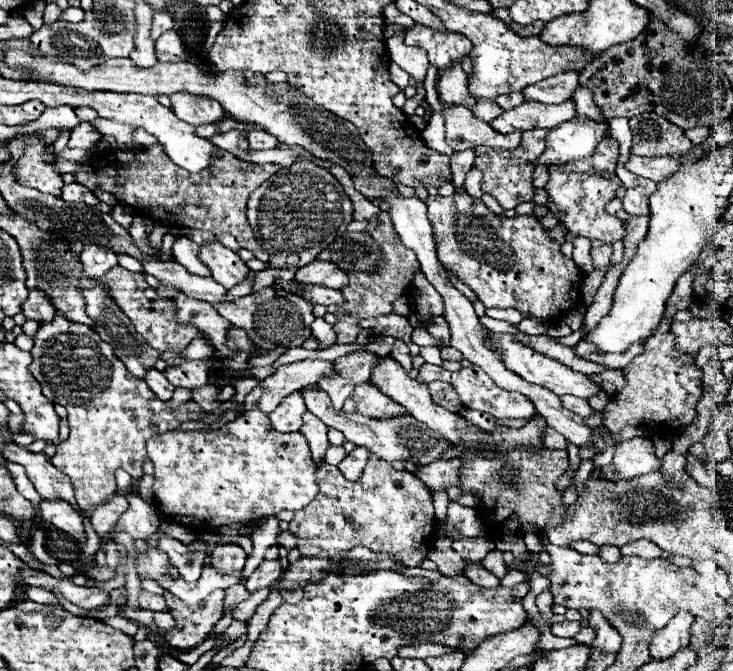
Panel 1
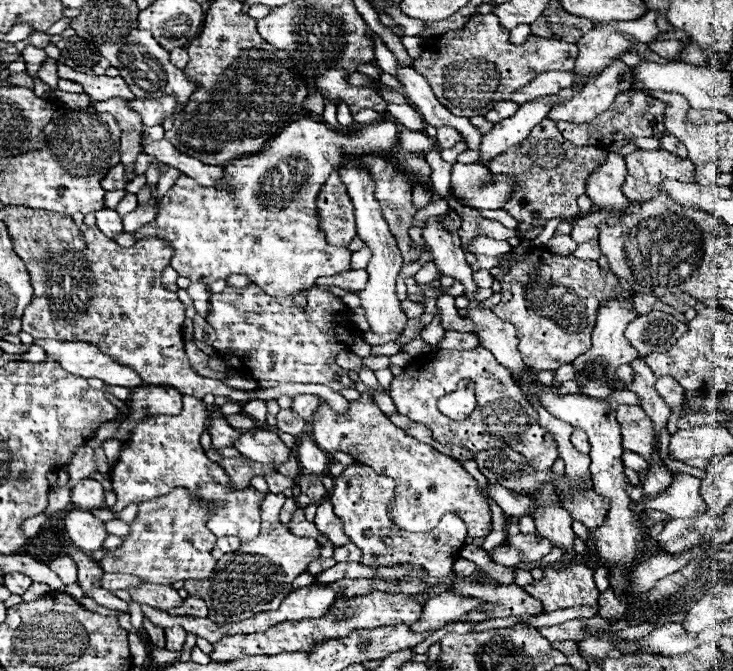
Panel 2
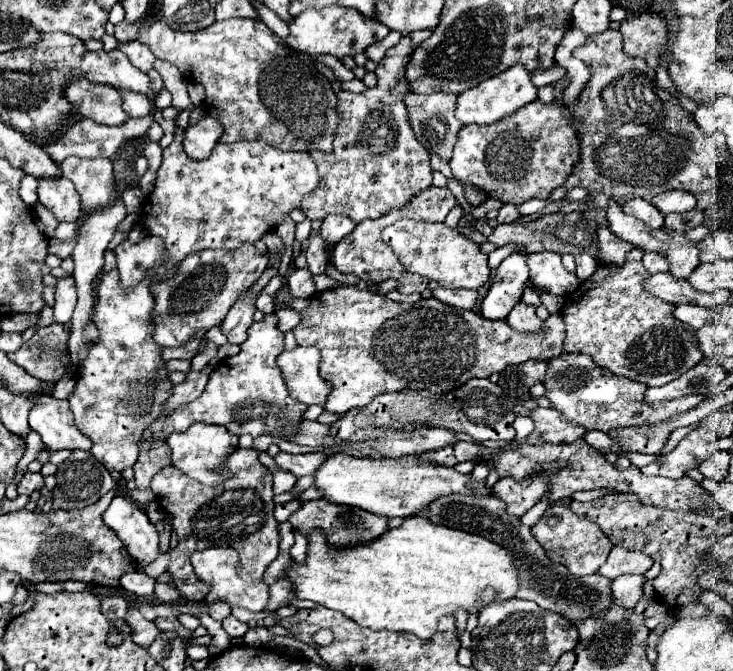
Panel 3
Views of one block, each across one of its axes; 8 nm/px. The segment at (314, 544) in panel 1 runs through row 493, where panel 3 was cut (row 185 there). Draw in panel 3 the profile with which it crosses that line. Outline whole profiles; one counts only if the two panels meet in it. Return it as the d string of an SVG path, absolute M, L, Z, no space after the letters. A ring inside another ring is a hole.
M402 36L402 40L392 46L382 62L376 68L378 86L368 88L360 94L354 92L338 92L338 106L340 112L340 124L334 140L334 150L330 154L324 152L312 152L312 158L316 162L320 184L318 188L304 198L302 210L308 214L310 220L324 220L330 214L348 214L352 220L362 222L366 218L380 218L392 208L404 206L416 192L428 188L432 184L432 168L426 148L416 140L410 124L408 124L408 112L404 108L402 96L408 92L408 82L404 80L404 64L408 62L412 54L410 38Z

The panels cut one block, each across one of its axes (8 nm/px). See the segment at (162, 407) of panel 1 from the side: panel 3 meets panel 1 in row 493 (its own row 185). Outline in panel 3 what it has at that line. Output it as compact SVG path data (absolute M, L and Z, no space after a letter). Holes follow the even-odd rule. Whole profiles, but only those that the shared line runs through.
M68 156L60 162L60 170L64 178L74 182L86 214L106 208L116 200L116 180L110 160Z

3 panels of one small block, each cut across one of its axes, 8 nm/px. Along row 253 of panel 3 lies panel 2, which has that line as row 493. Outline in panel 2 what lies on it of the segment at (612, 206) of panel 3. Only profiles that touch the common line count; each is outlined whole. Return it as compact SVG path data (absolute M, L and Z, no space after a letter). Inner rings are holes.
M674 472L672 484L662 493L638 500L640 510L658 510L672 518L690 518L692 514L704 512L704 502L698 494L700 480L696 476Z

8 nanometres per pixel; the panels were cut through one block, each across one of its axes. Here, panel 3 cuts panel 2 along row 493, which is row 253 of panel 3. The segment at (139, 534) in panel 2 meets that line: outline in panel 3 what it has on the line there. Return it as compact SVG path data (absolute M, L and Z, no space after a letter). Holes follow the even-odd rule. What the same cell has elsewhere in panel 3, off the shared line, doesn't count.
M176 130L174 142L168 148L164 148L154 190L146 198L140 214L140 220L146 220L144 228L148 228L150 234L162 236L168 248L166 262L162 266L156 266L158 278L172 276L174 266L194 250L238 250L246 242L254 244L266 232L280 226L294 208L300 208L302 198L308 196L312 188L316 188L318 184L318 170L308 152L282 152L280 148L266 144L264 140L242 140L234 144L218 142L206 160L192 160L184 154L182 140L184 132Z

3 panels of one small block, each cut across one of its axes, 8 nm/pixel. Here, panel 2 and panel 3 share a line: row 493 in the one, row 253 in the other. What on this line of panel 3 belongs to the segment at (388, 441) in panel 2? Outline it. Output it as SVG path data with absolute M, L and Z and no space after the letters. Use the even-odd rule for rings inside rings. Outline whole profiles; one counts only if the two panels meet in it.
M402 218L396 224L388 226L382 232L382 238L388 246L392 246L394 254L408 272L420 274L426 280L434 280L438 282L438 286L478 290L490 278L490 268L486 264L488 256L478 250L478 244L466 240L462 234L444 224Z

